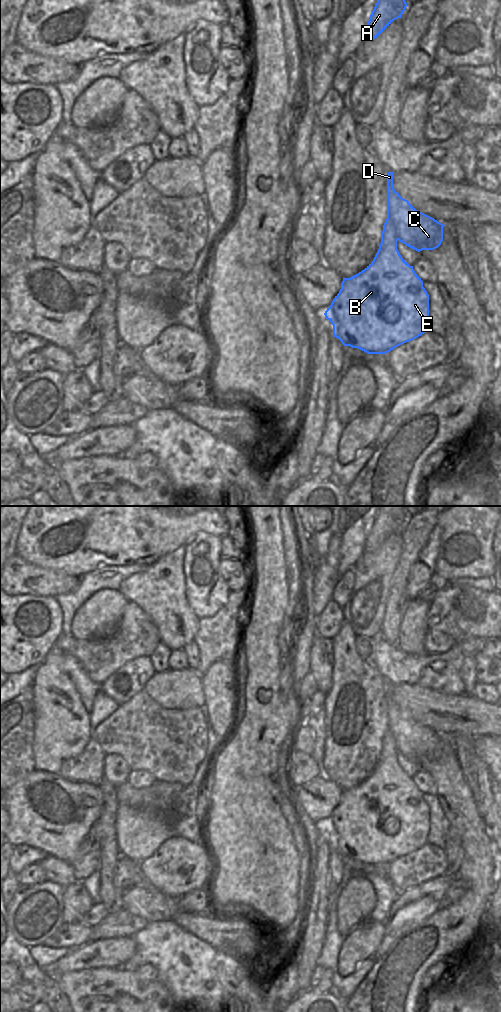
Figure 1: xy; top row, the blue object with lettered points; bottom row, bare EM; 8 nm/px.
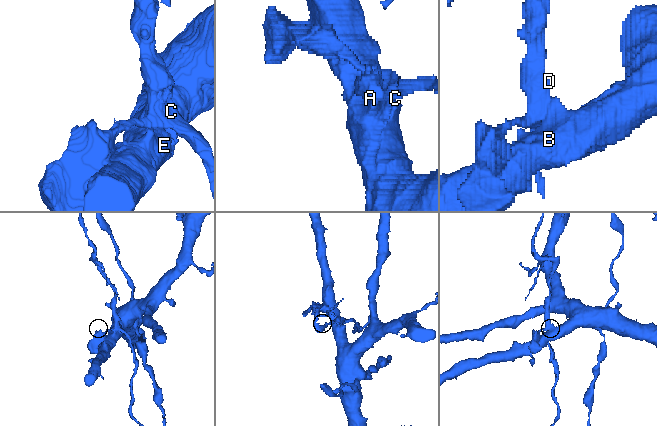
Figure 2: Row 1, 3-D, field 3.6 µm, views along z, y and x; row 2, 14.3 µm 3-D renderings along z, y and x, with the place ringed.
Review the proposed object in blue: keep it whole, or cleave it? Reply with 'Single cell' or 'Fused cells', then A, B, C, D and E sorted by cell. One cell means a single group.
Fused cells. Groups: A C D / B E

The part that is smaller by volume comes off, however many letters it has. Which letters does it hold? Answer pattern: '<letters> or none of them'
A, C, D

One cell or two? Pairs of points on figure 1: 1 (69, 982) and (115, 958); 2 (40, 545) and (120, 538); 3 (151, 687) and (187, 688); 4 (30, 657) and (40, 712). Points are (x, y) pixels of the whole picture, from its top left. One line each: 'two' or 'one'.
1: two
2: one
3: one
4: two

